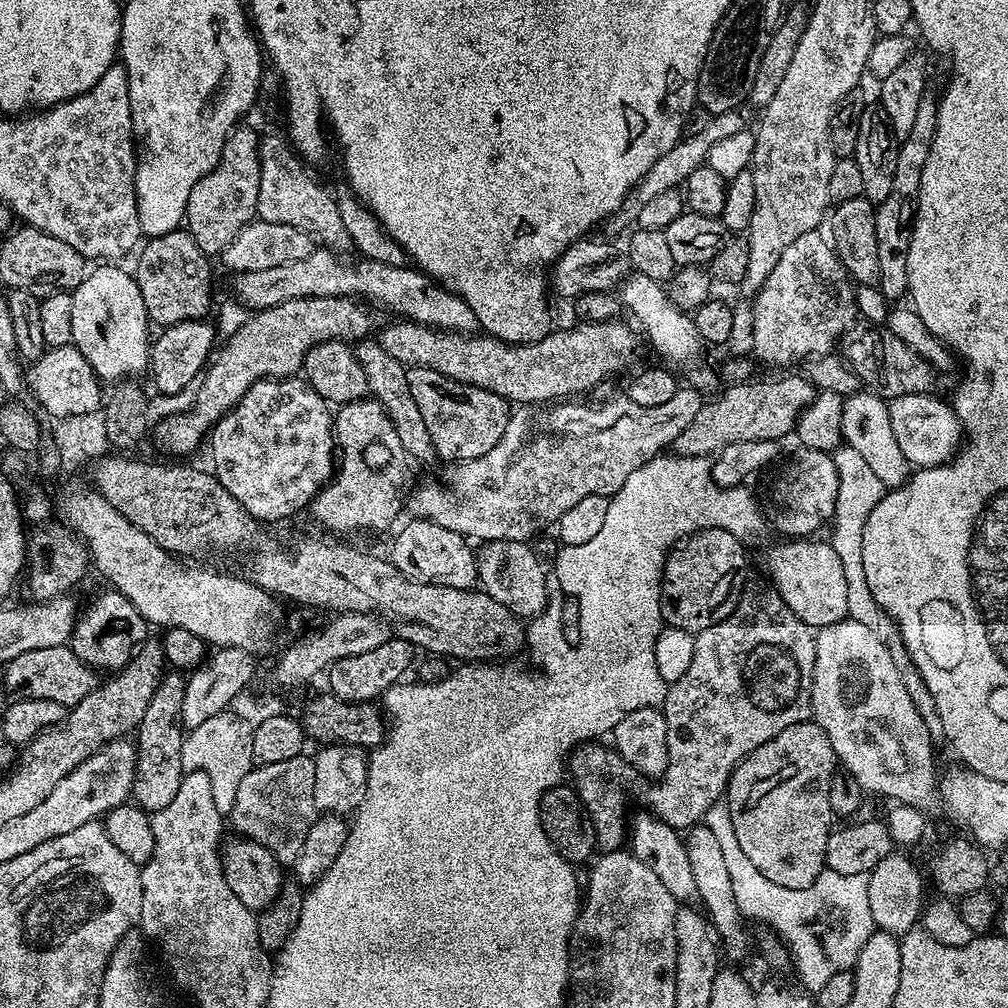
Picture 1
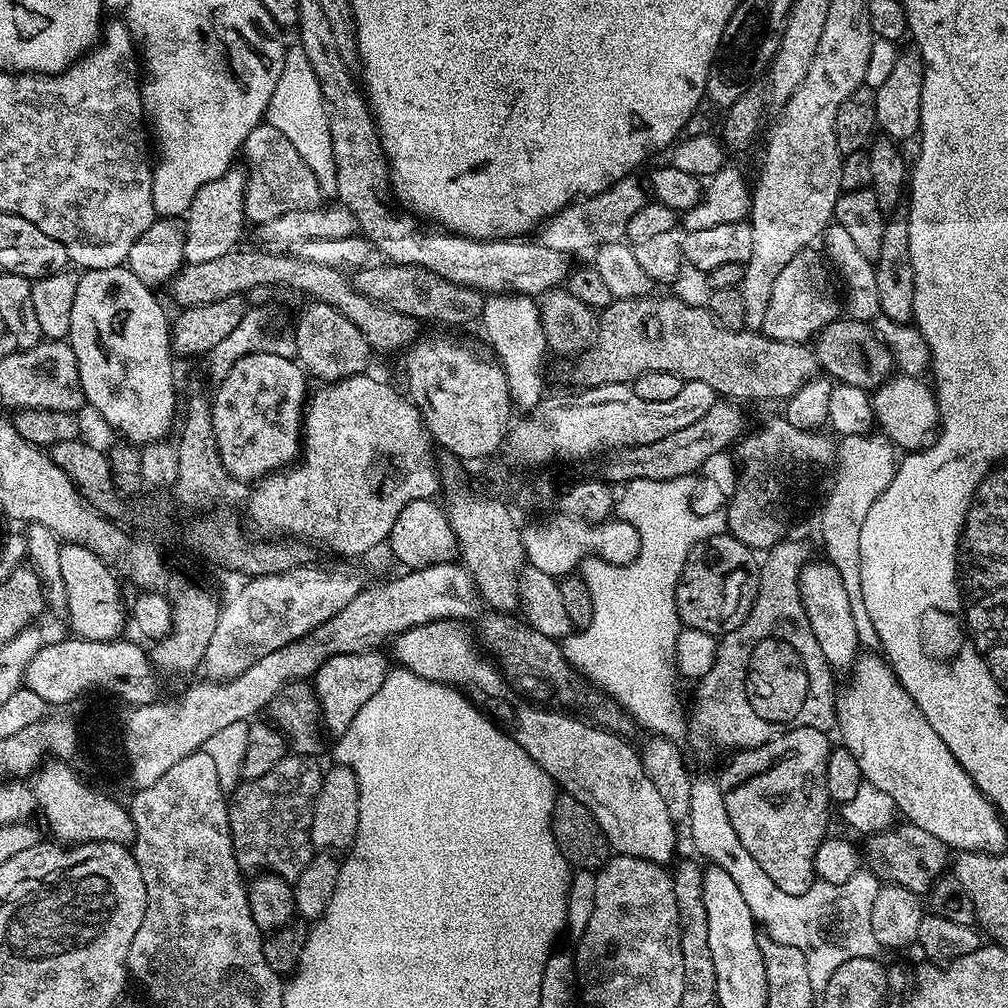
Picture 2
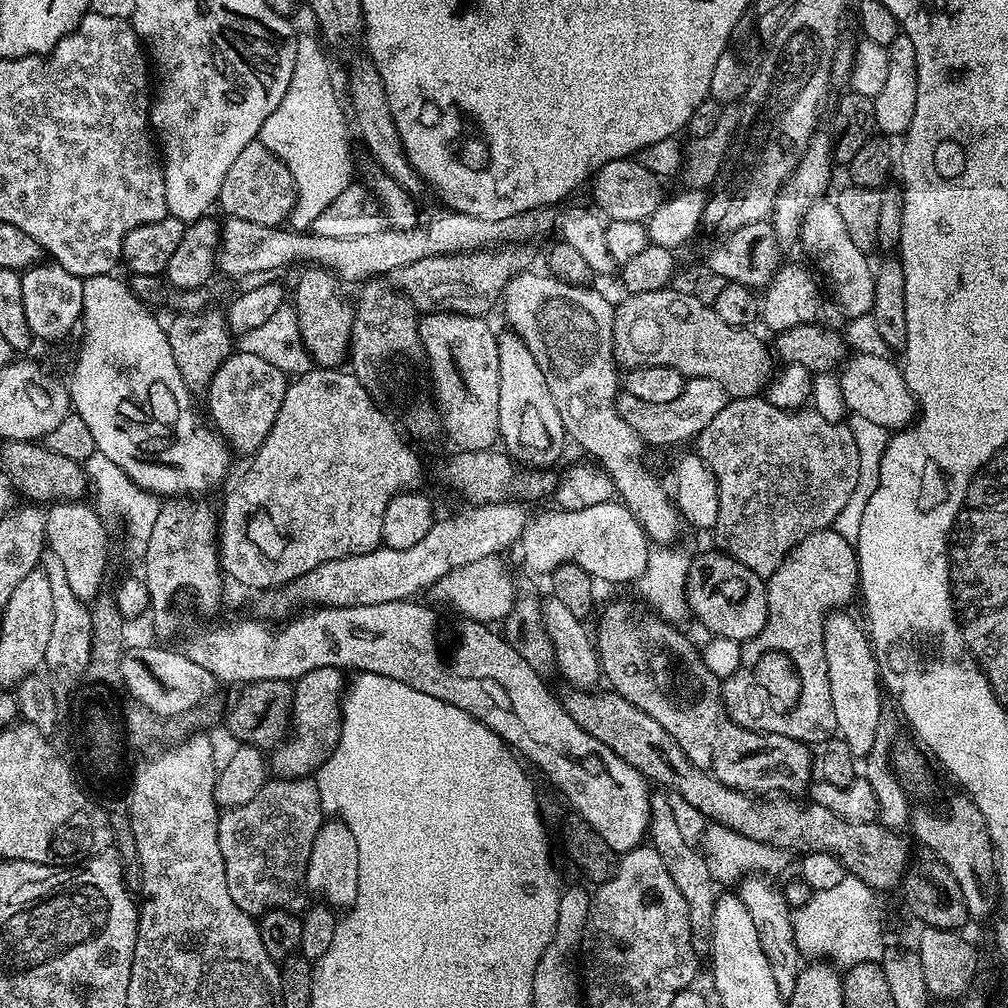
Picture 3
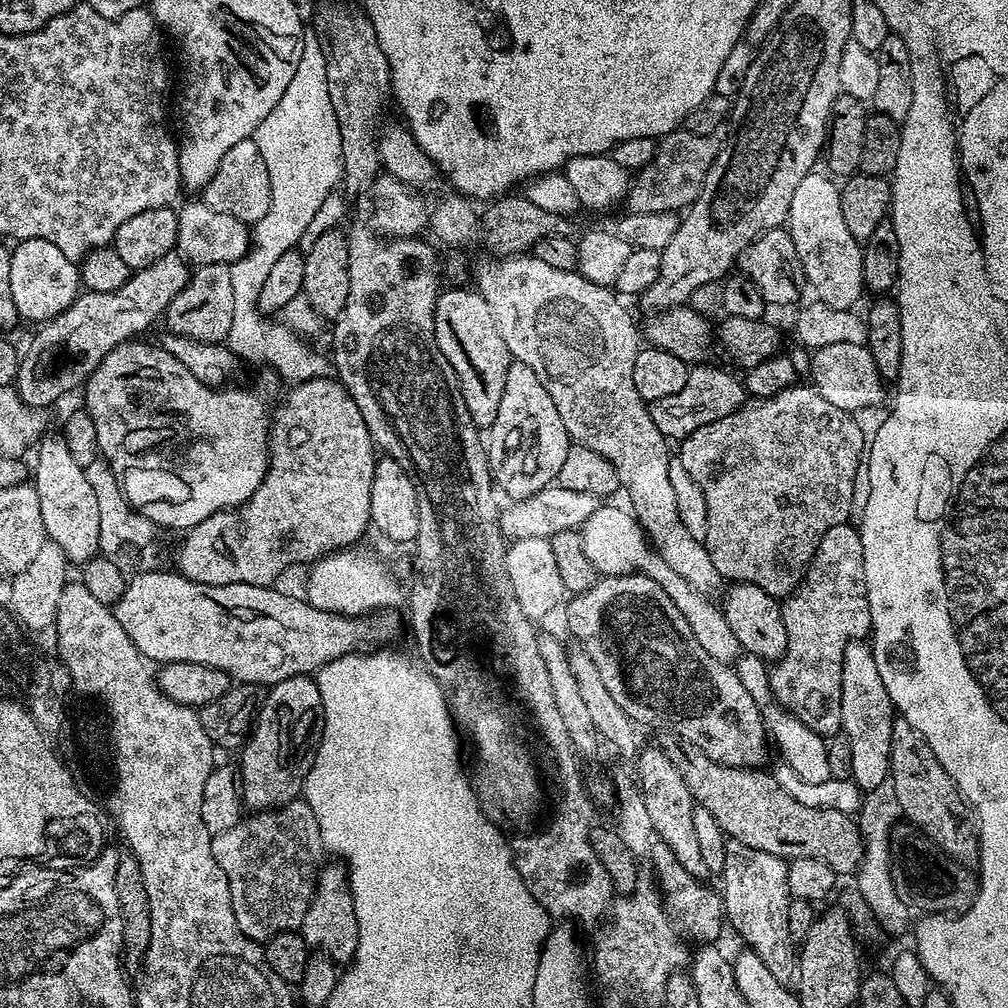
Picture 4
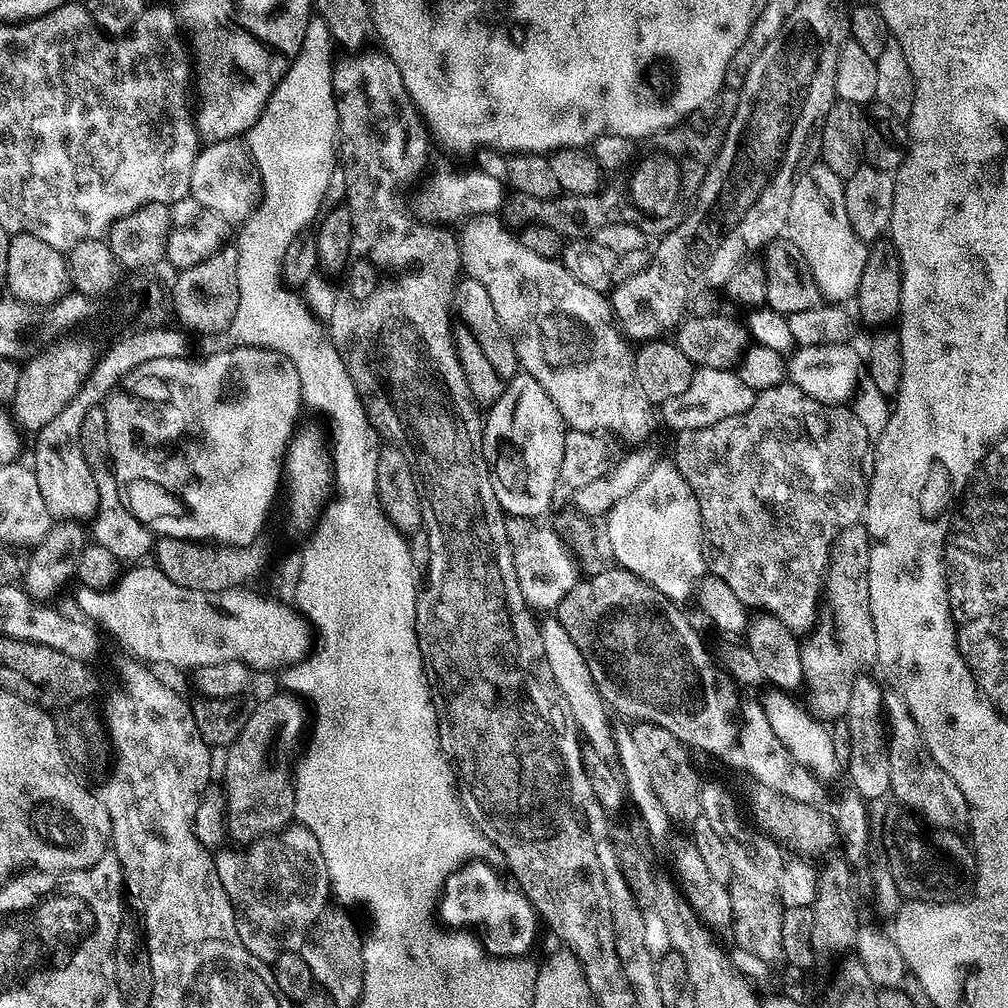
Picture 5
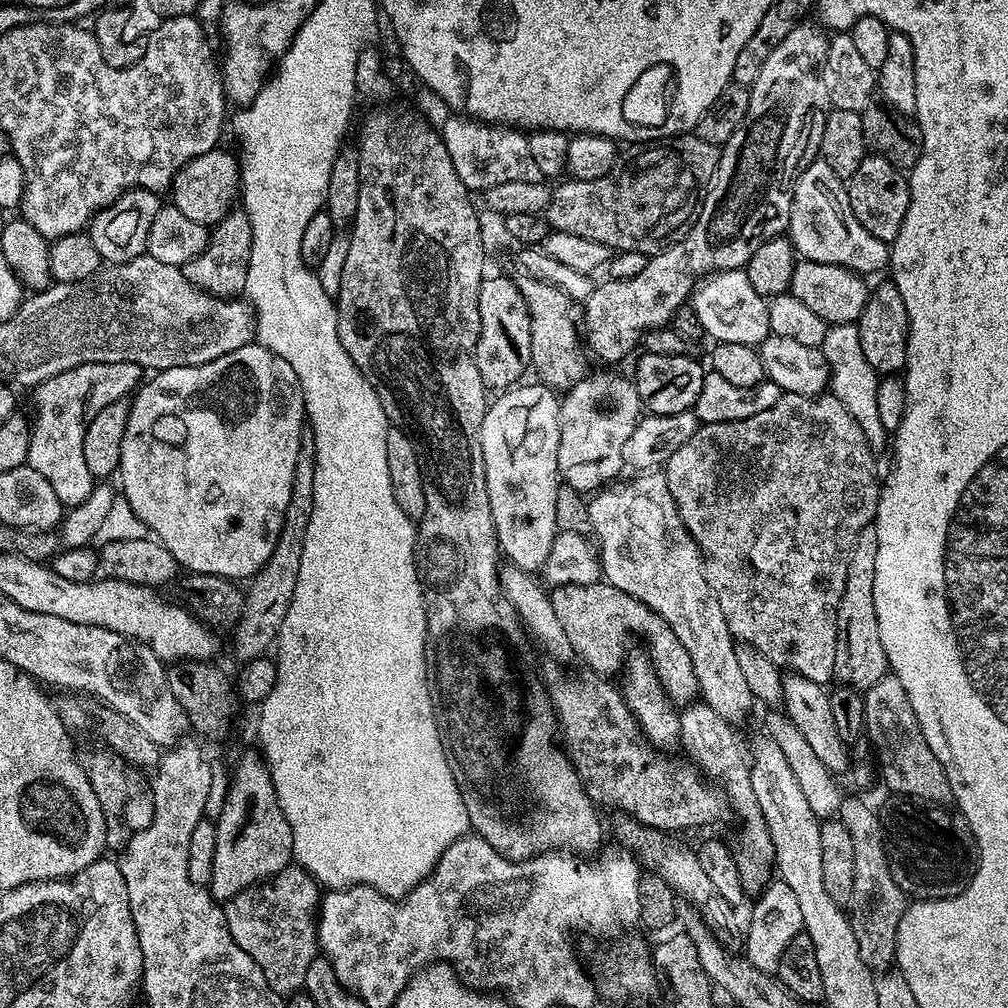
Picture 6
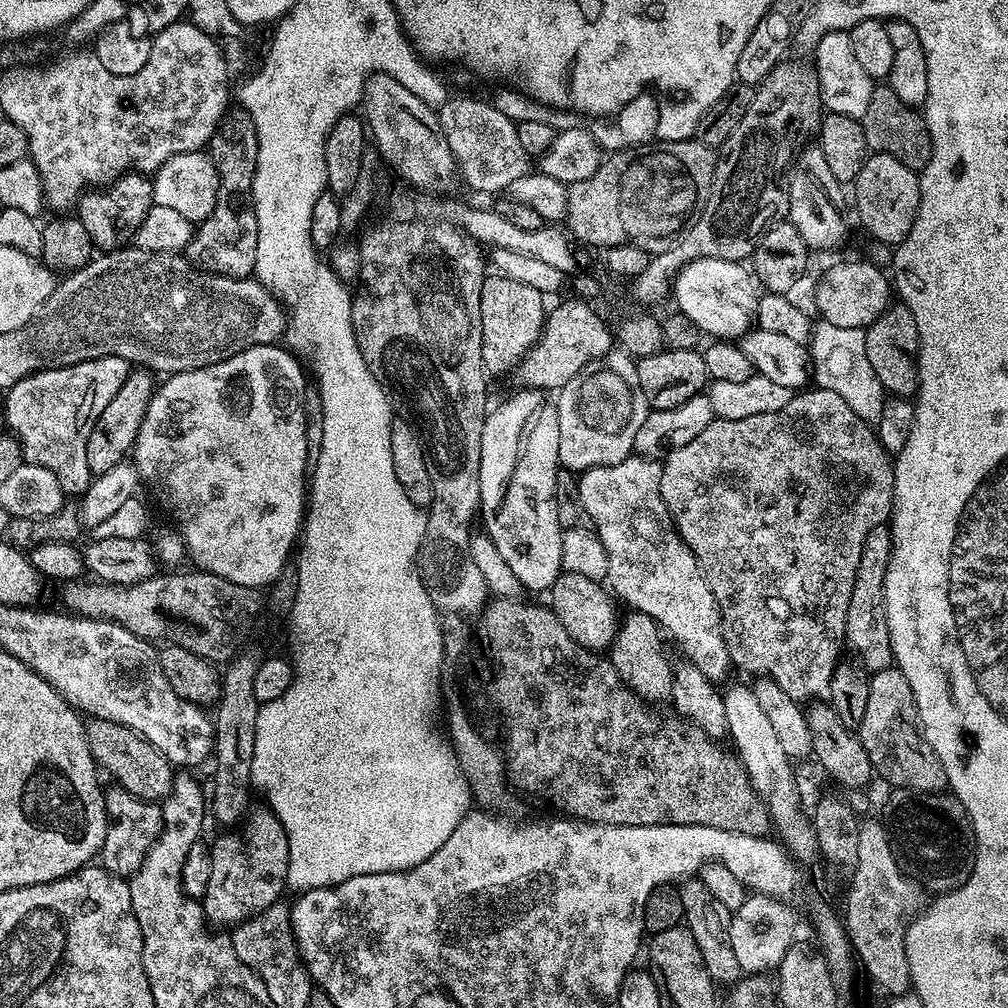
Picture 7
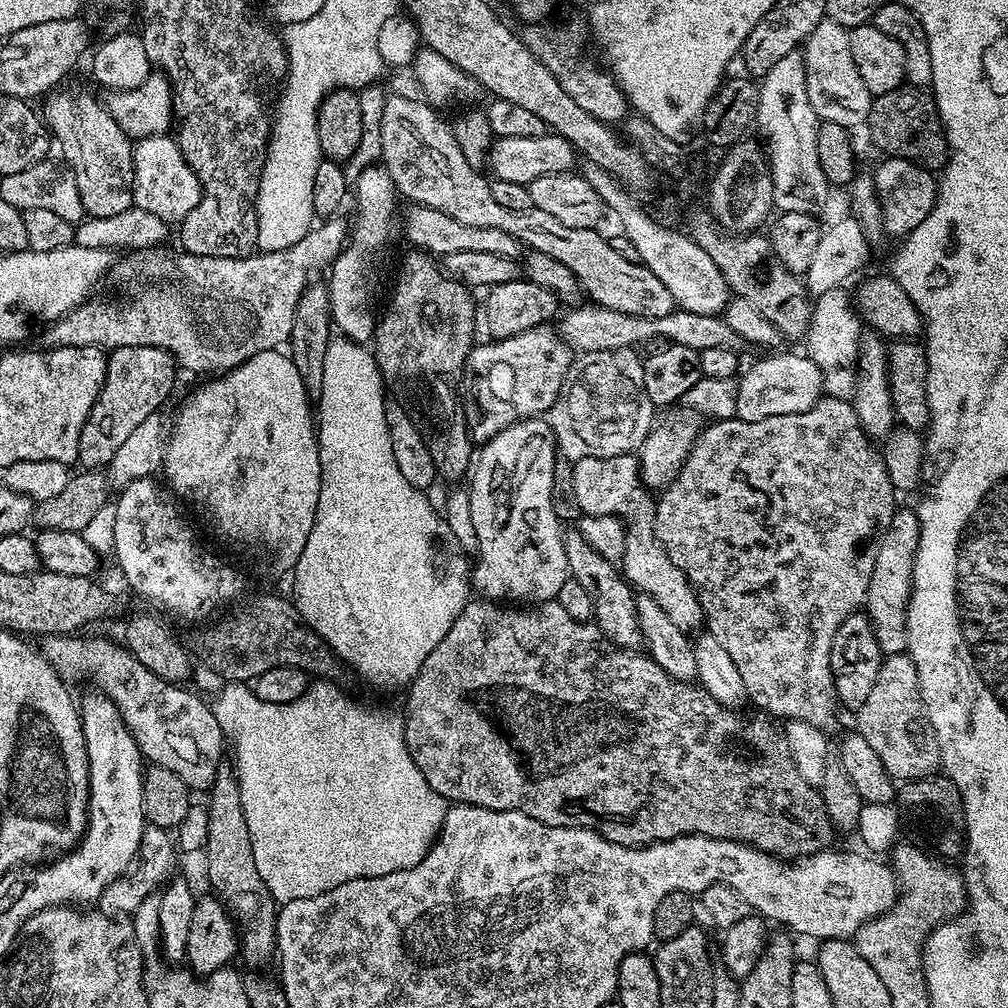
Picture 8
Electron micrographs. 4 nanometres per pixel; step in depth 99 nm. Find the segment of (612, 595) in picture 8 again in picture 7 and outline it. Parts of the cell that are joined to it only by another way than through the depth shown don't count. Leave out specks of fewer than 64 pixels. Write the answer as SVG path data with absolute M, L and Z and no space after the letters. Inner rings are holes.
M628 610L625 613L616 625L616 637L610 645L610 659L614 670L618 670L622 682L634 689L644 700L667 701L672 694L674 664L673 661L668 661L668 656L664 653L665 637L662 635L662 629L654 622L654 618L646 614L635 610Z

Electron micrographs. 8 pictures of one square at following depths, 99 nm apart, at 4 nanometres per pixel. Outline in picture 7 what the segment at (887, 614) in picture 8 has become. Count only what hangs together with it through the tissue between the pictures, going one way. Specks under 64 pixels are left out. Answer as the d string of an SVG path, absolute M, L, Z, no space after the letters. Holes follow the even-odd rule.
M879 524L870 530L862 558L858 562L858 574L854 582L854 594L850 594L850 610L846 614L847 647L852 647L861 664L869 673L880 672L893 667L892 647L890 646L890 626L886 622L884 605L884 583L892 558L892 530L888 524Z

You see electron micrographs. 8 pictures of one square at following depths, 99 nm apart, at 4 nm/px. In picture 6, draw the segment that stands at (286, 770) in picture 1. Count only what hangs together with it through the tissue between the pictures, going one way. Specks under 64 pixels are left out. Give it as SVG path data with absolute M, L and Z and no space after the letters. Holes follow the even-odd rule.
M289 866L271 880L247 888L227 901L224 908L234 942L258 962L269 986L282 998L291 997L304 988L306 974L312 961L317 959L316 922L321 899L322 888L316 879L302 867Z

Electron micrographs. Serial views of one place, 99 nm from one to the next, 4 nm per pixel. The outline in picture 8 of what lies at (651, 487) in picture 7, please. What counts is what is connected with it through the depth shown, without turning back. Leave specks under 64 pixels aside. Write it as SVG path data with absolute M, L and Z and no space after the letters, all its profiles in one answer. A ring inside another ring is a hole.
M635 455L614 458L582 458L572 464L574 494L585 516L618 516L626 522L626 546L622 575L637 593L654 598L666 610L670 622L685 630L701 627L704 611L688 576L664 553L656 539L654 508L648 504L645 485L640 475L640 461Z

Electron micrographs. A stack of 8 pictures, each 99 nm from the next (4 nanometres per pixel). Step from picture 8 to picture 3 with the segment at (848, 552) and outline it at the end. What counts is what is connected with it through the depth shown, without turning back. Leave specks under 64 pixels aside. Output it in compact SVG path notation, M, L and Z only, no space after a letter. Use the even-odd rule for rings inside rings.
M742 396L729 399L727 406L718 410L718 414L714 414L714 418L710 418L710 422L701 430L700 435L695 437L694 448L698 455L704 459L706 466L710 466L718 486L718 518L714 529L715 547L728 556L733 556L738 562L742 562L742 566L750 566L750 570L754 570L754 574L765 578L772 576L774 570L778 570L780 563L788 557L788 553L792 551L794 546L798 546L798 542L802 542L802 538L806 538L806 534L814 534L814 530L833 527L838 513L842 511L842 506L846 506L848 499L859 489L856 487L862 484L858 446L854 442L854 434L849 430L847 423L827 421L812 406L787 412L778 406L770 406L767 398L760 396Z

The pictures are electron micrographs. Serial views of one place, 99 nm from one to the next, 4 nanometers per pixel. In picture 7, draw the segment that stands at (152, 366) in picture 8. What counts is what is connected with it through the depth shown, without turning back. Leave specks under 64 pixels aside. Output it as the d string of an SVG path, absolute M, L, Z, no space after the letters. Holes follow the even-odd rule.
M136 366L128 373L128 377L122 382L122 390L110 398L106 410L98 414L98 422L94 422L94 430L90 430L90 442L86 442L86 462L90 462L90 470L93 477L106 474L106 470L123 463L133 451L138 438L138 430L142 426L142 418L146 418L146 410L152 401L152 393L156 391L158 384L153 373L143 366Z

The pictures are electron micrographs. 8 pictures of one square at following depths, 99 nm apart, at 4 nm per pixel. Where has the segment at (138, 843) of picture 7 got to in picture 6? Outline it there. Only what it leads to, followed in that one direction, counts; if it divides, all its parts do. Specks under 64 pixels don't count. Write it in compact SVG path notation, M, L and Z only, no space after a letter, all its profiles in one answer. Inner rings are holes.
M99 751L83 753L82 763L90 784L94 786L94 794L98 794L98 806L102 806L104 811L106 845L109 849L122 850L133 834L150 826L154 818L154 800L149 785L137 769L125 762L117 752Z

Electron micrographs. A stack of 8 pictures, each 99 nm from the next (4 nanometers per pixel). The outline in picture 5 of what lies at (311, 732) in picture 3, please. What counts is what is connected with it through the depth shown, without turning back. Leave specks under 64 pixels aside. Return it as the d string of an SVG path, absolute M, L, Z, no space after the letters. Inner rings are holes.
M283 694L284 696L272 696L268 701L265 702L261 708L253 707L248 714L248 721L246 726L242 726L242 734L238 734L238 738L234 738L234 742L227 745L226 751L223 753L224 756L224 781L222 781L222 787L224 789L224 798L226 800L226 812L228 814L228 840L234 842L237 840L238 843L244 844L240 846L248 846L253 842L267 841L269 838L275 837L284 831L285 828L289 827L293 823L296 811L294 810L294 788L292 786L292 773L293 769L290 767L290 760L288 764L288 751L292 748L292 743L295 742L296 738L300 734L302 728L302 720L300 718L299 708L290 700L292 699L289 695Z

